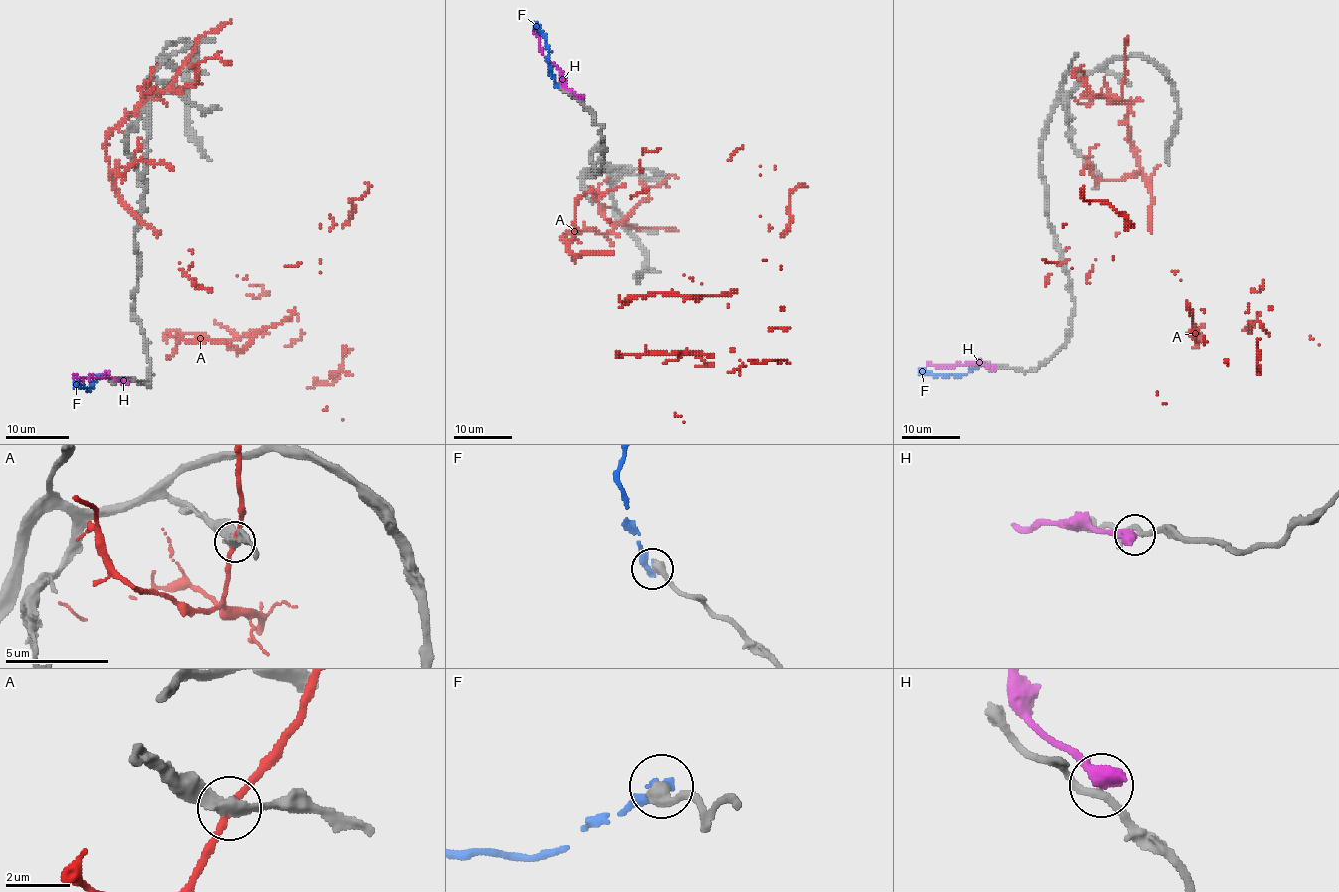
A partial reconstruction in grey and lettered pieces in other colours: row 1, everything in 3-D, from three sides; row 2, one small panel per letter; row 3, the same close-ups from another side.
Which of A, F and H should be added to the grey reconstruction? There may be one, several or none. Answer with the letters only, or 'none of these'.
none of these

